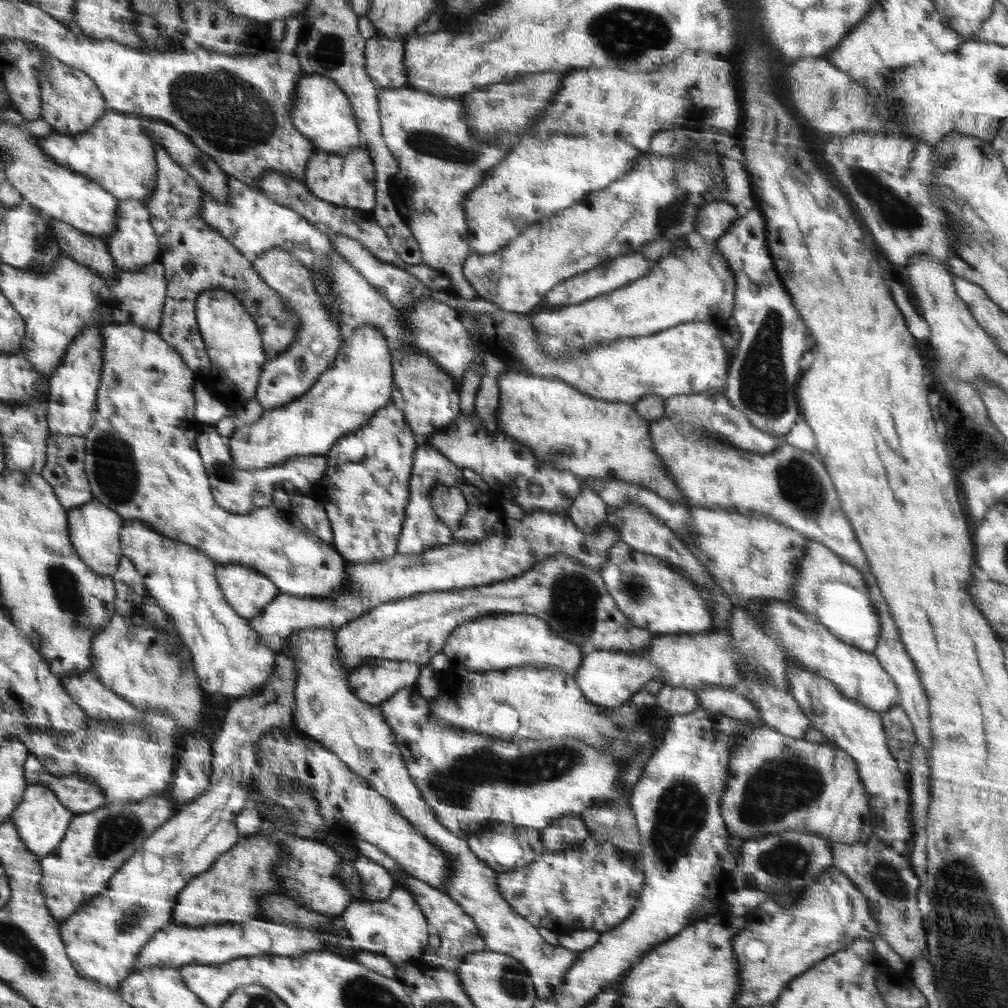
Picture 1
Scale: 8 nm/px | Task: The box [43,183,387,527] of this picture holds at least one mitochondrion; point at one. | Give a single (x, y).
(116, 471)

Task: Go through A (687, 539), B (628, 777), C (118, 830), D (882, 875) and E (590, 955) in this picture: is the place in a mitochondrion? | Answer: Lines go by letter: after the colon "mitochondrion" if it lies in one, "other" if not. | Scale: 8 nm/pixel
A: other
B: other
C: mitochondrion
D: mitochondrion
E: other

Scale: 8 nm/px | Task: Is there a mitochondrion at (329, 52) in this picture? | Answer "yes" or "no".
yes

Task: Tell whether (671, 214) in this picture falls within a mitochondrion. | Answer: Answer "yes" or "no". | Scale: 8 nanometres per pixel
yes

